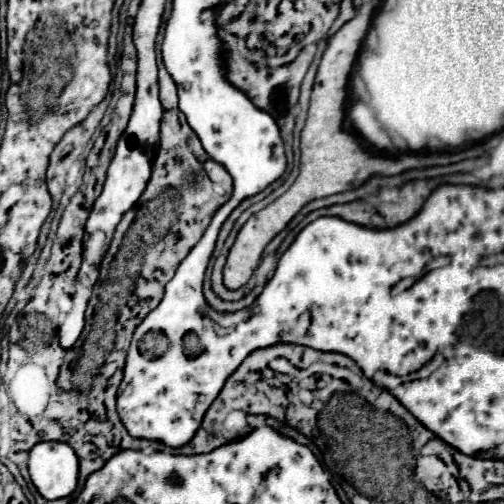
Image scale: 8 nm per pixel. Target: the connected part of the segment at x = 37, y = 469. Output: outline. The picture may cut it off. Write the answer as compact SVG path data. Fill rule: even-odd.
M41 442L31 450L29 474L45 500L65 498L77 488L79 460L65 442Z

